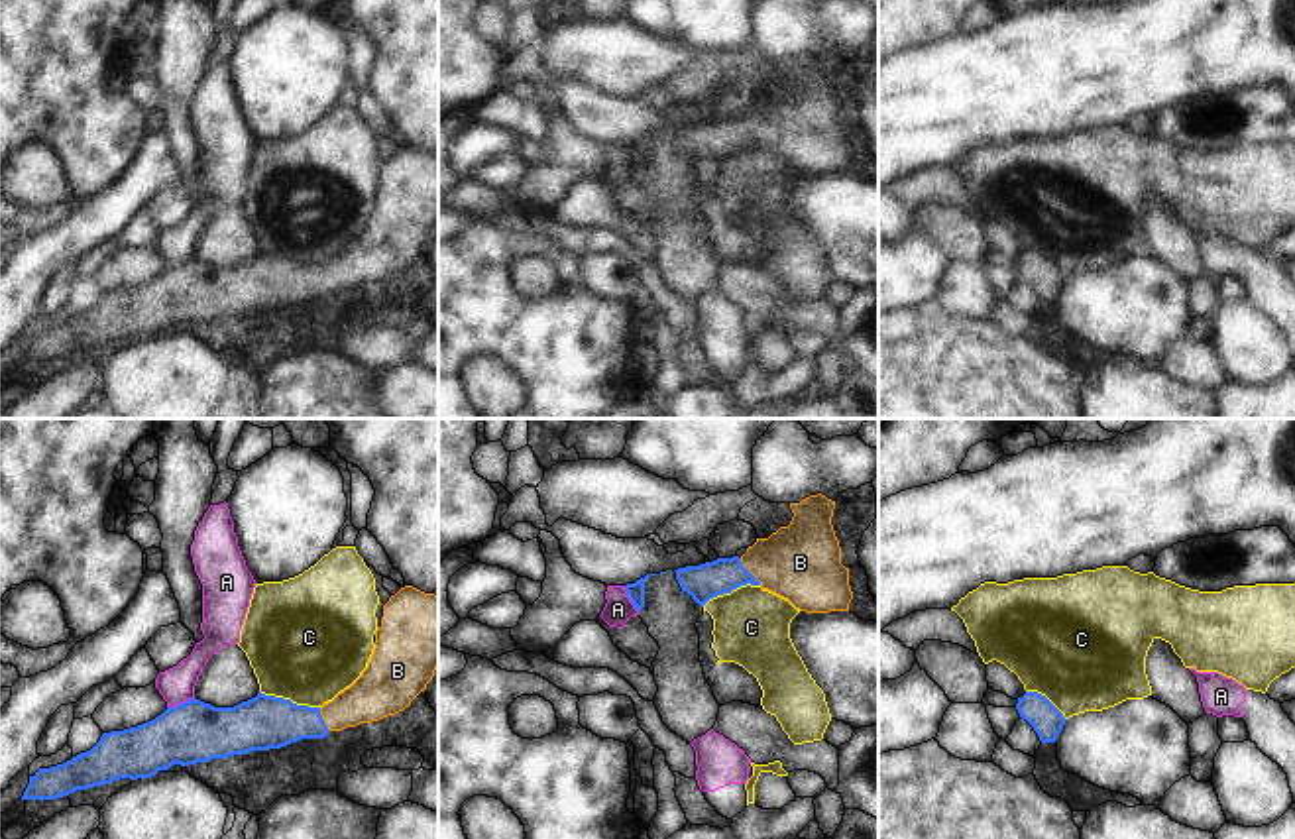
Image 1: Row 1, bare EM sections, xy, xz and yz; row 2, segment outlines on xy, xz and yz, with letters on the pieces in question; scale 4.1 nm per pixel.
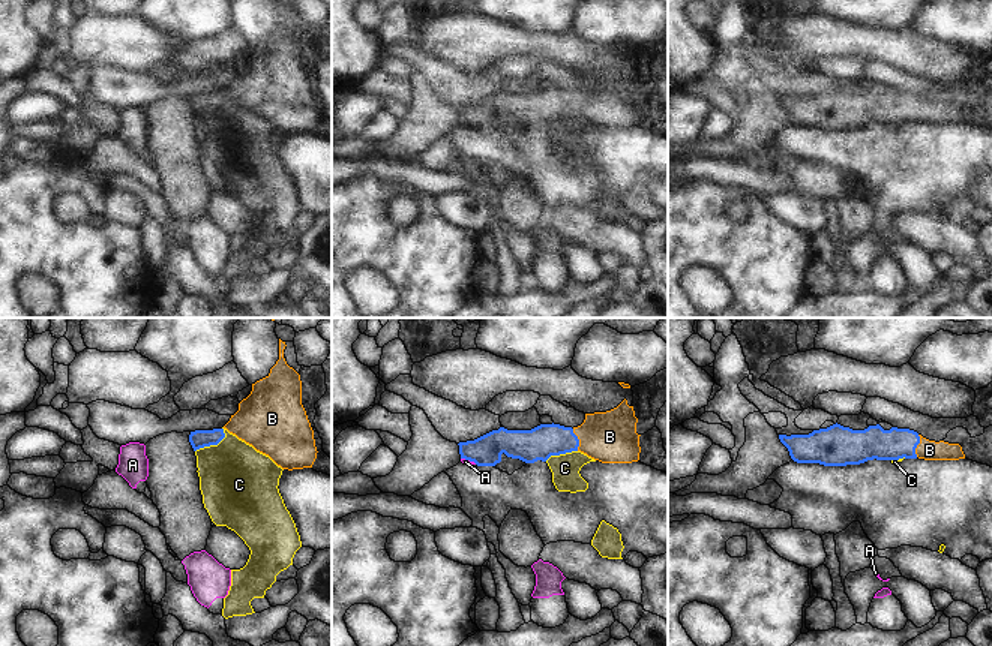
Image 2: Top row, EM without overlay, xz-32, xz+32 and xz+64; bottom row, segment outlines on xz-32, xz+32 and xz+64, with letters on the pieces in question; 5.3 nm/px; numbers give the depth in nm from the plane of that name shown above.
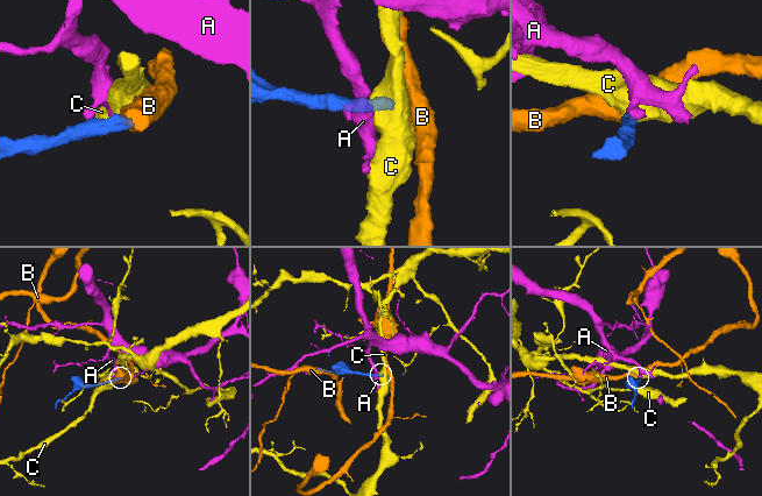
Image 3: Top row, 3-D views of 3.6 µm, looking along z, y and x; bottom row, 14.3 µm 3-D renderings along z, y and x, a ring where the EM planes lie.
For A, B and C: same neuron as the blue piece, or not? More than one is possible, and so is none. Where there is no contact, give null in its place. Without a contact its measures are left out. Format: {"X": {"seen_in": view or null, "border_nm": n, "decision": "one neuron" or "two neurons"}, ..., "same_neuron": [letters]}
{"A": {"seen_in": "xy", "border_nm": 120, "decision": "two neurons"}, "B": {"seen_in": "xz", "border_nm": 140, "decision": "one neuron"}, "C": {"seen_in": "xy", "border_nm": 260, "decision": "two neurons"}, "same_neuron": ["B"]}

